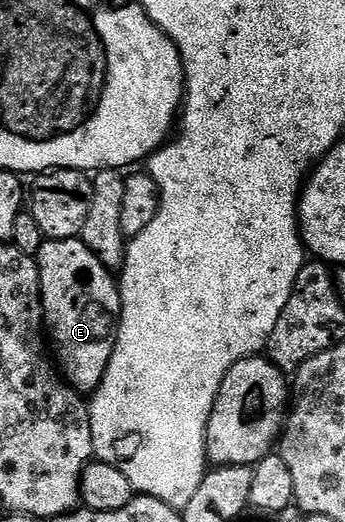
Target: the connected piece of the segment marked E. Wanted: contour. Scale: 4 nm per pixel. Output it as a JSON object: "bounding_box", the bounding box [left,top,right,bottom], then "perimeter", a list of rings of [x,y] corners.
{"bounding_box":[36,238,122,396],"perimeter":[[[78,238],[43,241],[36,261],[42,289],[42,316],[56,365],[71,388],[89,396],[104,380],[118,339],[118,320],[122,317],[119,283]]]}

